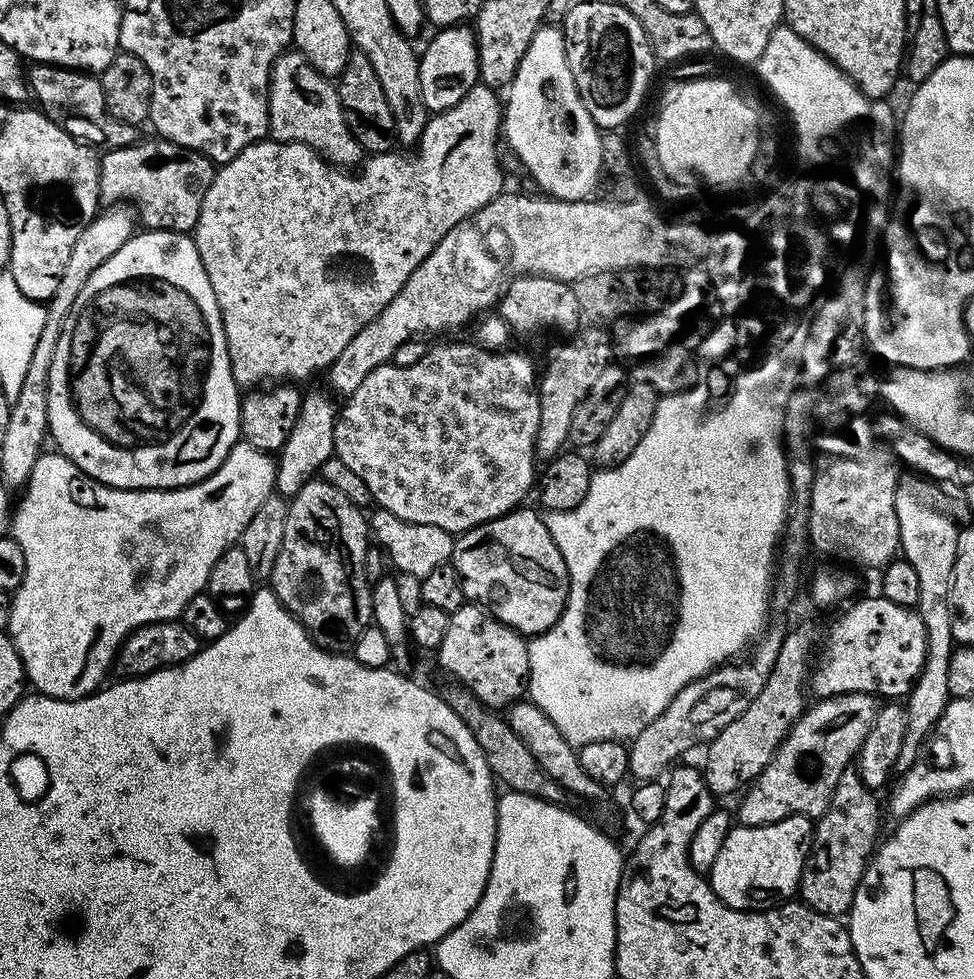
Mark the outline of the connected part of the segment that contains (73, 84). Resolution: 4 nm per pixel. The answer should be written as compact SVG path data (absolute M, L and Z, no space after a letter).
M33 63L31 67L27 69L26 79L30 89L31 99L38 105L40 111L46 116L55 117L57 115L57 108L57 110L60 111L58 122L76 140L83 140L85 144L93 146L101 146L100 144L104 144L103 147L105 149L125 148L127 144L136 143L138 139L138 133L136 133L138 132L137 125L122 122L118 118L114 118L114 114L110 114L110 110L106 110L106 98L102 94L102 86L95 75L83 70L60 68L57 64Z

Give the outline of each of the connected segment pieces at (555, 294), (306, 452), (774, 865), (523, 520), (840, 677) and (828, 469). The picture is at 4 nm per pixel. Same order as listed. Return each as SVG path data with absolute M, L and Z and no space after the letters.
M513 276L500 293L498 315L513 333L528 336L531 332L544 332L553 328L556 332L571 334L581 327L582 317L578 298L567 280L549 276Z
M308 393L301 399L298 419L294 422L294 428L290 432L286 446L281 448L276 466L275 491L285 498L291 498L302 490L306 481L313 479L321 465L326 463L332 455L335 455L334 426L338 415L337 405L324 394Z
M787 816L773 824L753 828L732 827L728 831L726 842L722 842L722 851L718 853L710 873L710 883L716 899L729 904L731 908L752 910L769 902L784 902L795 897L800 887L804 859L808 857L808 850L812 846L813 827L813 821L806 816Z
M520 506L515 510L508 512L505 516L499 516L497 520L491 520L485 524L480 524L476 528L470 529L468 532L461 532L455 537L452 545L452 558L450 561L458 570L458 578L462 578L462 594L465 601L478 604L481 608L498 618L506 626L510 626L516 632L525 638L533 636L541 636L546 630L550 630L550 626L554 626L554 622L558 622L558 618L562 614L562 610L566 606L566 598L568 597L568 571L566 570L566 558L562 558L562 550L558 550L558 546L554 542L554 538L550 538L550 530L546 530L544 525L544 517L538 511L531 512L528 506Z
M873 594L858 601L845 616L838 617L826 632L810 672L810 688L820 698L841 696L843 692L904 698L923 670L925 658L926 630L920 613L894 606L885 596Z
M868 418L851 420L843 430L821 435L818 452L808 519L811 547L836 560L883 569L900 552L894 494L902 472L896 455L876 437L873 421Z

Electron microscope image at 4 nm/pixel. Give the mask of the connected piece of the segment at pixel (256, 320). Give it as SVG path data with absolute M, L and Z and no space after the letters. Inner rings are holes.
M477 82L454 106L445 112L437 112L429 119L426 130L422 130L420 143L415 145L416 156L403 156L400 150L378 152L369 155L363 161L361 170L345 170L335 164L323 160L314 149L305 144L287 144L281 140L265 138L257 144L246 146L228 164L217 167L216 177L210 182L210 190L206 190L206 198L202 198L202 210L198 214L198 222L194 229L194 239L198 246L198 254L202 258L202 266L206 270L206 278L210 278L210 286L214 286L214 298L220 307L220 317L226 338L226 350L230 358L230 370L234 374L237 385L244 390L256 390L261 386L271 385L273 382L300 382L315 372L323 373L342 354L342 349L348 345L350 338L358 334L366 322L378 318L382 310L406 286L406 278L422 266L422 262L458 226L458 222L469 220L482 206L486 206L495 196L505 191L504 172L500 169L500 152L496 147L502 144L502 100L498 97L497 89L487 88L485 84ZM343 256L353 256L364 263L364 273L361 276L351 276L340 268L335 268L336 260Z

